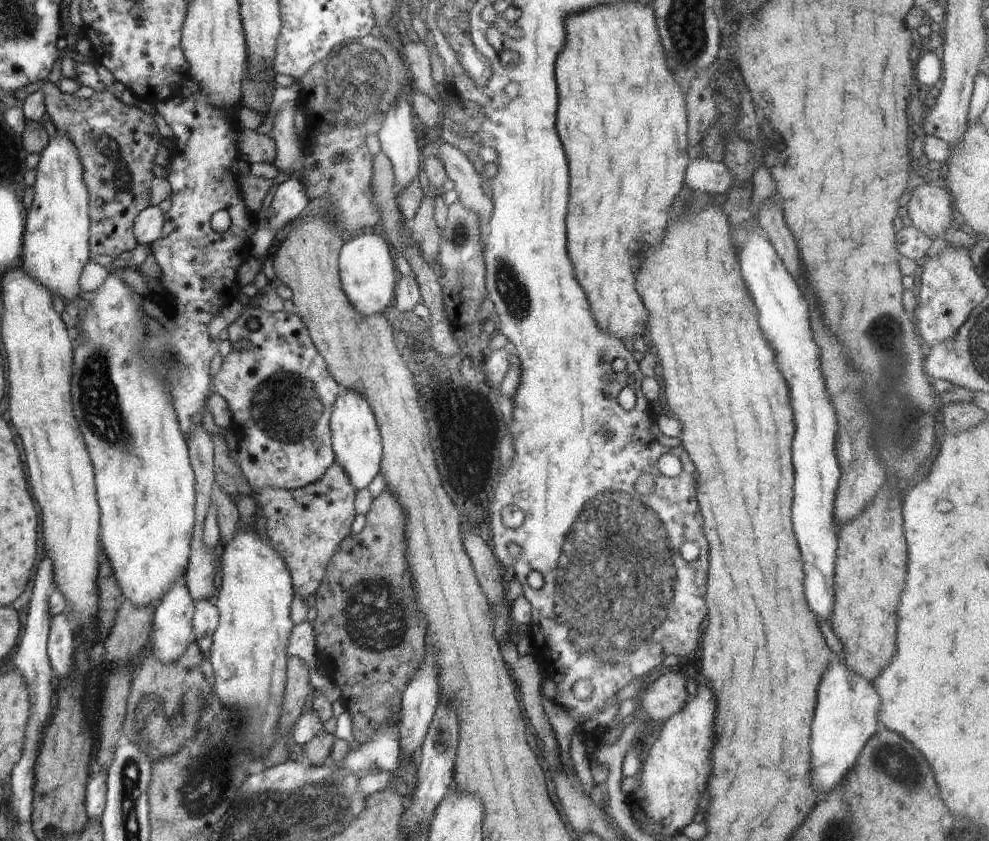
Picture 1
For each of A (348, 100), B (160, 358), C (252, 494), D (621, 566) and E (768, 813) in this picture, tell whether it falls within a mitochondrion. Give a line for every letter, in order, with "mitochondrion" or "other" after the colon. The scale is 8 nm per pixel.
A: mitochondrion
B: mitochondrion
C: other
D: mitochondrion
E: other

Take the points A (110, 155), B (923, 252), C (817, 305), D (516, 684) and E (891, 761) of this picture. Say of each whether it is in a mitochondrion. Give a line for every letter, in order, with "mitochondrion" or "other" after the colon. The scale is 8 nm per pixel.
A: mitochondrion
B: other
C: other
D: other
E: mitochondrion

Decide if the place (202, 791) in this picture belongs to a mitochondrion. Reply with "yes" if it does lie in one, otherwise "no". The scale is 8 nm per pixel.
yes

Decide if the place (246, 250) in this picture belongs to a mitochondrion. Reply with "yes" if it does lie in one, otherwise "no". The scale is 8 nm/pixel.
no

